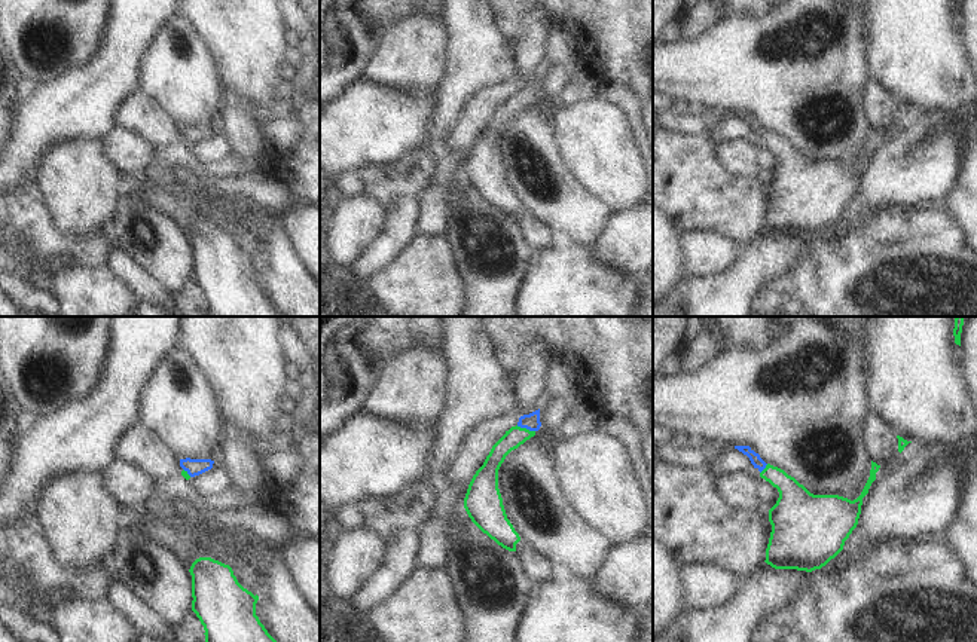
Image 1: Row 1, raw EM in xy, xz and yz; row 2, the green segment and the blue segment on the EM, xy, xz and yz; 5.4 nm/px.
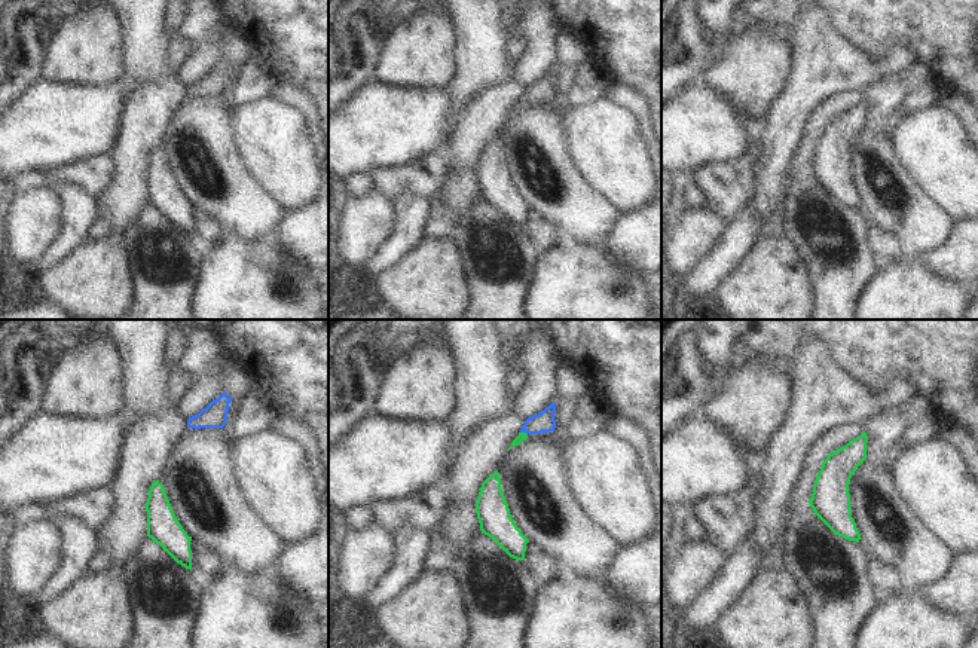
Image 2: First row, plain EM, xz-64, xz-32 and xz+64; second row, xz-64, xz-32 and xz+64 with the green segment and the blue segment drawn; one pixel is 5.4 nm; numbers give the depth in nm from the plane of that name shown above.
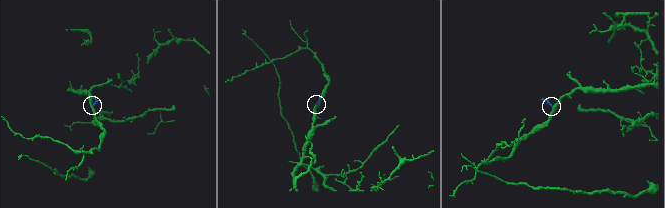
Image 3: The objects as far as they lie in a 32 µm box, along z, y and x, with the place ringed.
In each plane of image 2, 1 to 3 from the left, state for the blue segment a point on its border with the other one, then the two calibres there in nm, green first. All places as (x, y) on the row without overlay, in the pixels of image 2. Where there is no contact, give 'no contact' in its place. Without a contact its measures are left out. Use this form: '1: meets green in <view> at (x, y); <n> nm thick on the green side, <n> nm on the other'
1: no contact
2: meets green in xz-32 at (523, 100); 50 nm thick on the green side, 110 nm on the other
3: no contact

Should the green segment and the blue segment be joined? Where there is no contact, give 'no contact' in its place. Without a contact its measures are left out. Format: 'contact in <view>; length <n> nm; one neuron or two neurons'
contact in xz; length 110 nm; one neuron

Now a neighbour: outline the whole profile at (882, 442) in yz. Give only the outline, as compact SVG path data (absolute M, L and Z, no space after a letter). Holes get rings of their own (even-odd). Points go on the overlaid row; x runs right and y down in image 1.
M870 412L864 437L873 462L880 467L876 473L876 482L886 480L892 473L909 464L920 450L918 444L909 443L900 453L897 434L873 412Z

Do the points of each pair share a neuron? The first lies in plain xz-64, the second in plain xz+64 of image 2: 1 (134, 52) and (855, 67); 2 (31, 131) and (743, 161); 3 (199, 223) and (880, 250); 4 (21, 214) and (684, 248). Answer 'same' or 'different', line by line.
1: same
2: different
3: same
4: same

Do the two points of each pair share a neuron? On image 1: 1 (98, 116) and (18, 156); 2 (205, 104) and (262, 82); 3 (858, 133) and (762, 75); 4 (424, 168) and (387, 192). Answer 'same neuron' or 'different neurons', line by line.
1: same neuron
2: different neurons
3: same neuron
4: same neuron

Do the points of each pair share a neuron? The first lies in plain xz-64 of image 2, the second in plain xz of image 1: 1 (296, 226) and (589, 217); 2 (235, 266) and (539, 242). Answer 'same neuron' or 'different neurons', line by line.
1: different neurons
2: different neurons

